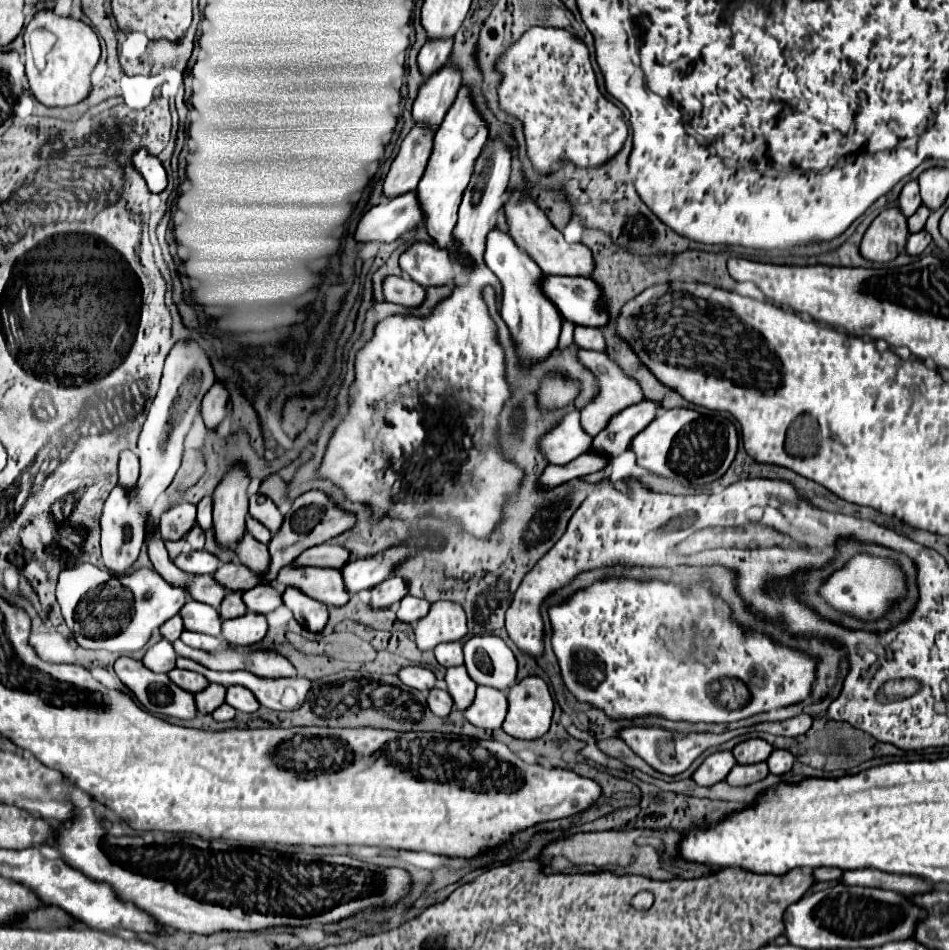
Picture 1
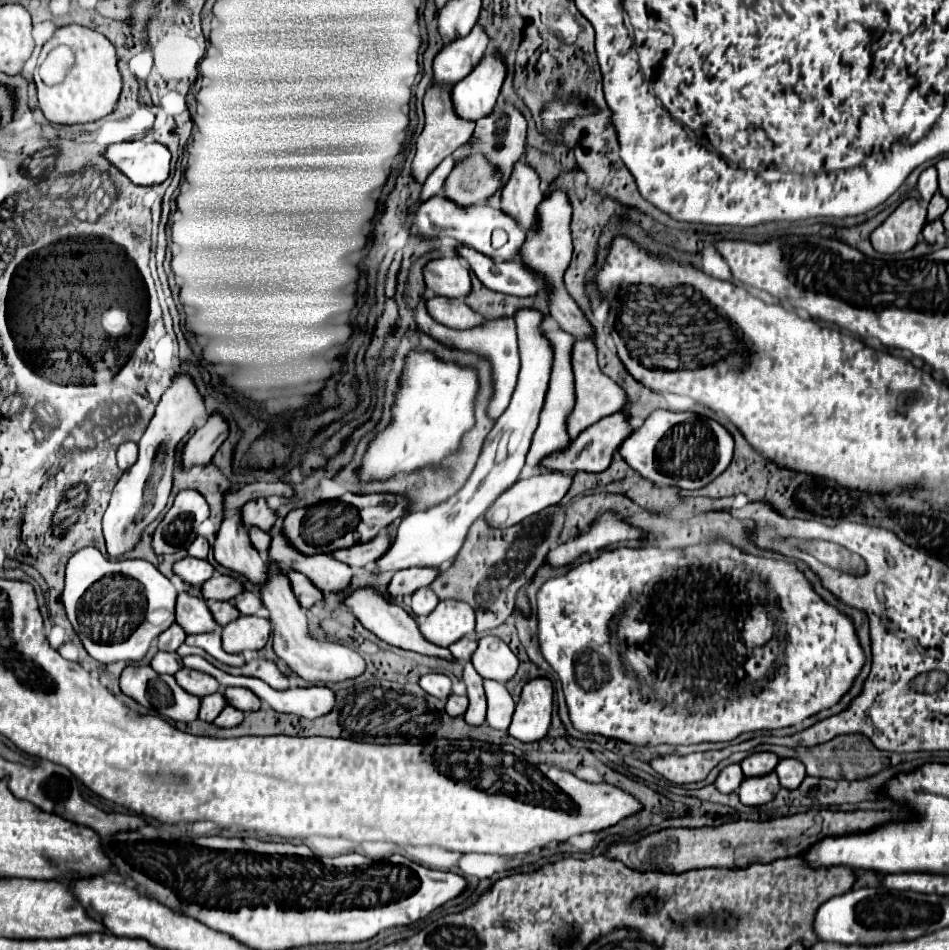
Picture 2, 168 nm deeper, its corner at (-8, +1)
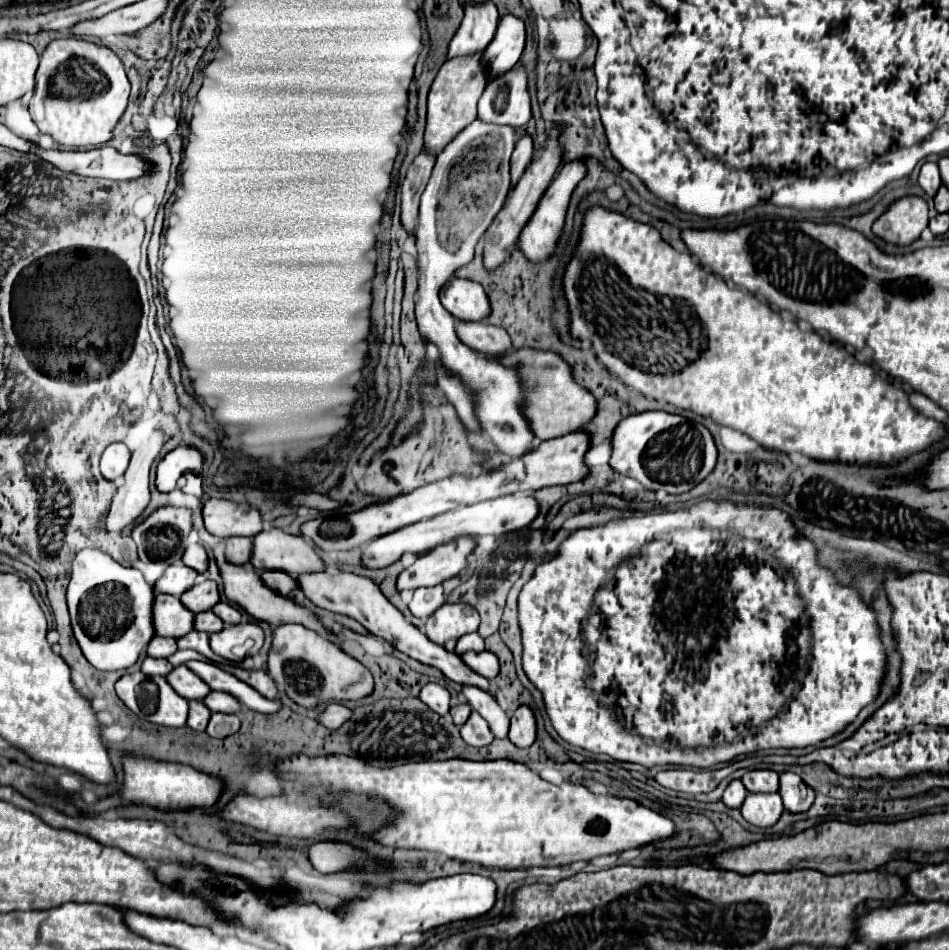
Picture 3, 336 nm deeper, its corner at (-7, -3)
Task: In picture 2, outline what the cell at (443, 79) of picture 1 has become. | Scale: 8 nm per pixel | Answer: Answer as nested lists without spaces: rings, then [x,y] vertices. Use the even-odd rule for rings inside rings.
[[[476,25],[466,37],[446,43],[434,57],[434,83],[462,81],[486,53],[488,41],[486,29]]]

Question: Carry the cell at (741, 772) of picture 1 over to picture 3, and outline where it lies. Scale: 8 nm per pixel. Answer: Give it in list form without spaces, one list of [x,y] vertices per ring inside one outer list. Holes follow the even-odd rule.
[[[779,793],[773,795],[747,795],[741,805],[741,815],[755,827],[771,827],[783,811]]]

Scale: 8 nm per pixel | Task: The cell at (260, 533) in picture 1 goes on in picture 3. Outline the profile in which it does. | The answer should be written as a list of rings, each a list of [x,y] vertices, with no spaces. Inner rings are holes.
[[[229,537],[225,557],[231,563],[247,563],[249,555],[253,555],[253,539],[251,537]]]

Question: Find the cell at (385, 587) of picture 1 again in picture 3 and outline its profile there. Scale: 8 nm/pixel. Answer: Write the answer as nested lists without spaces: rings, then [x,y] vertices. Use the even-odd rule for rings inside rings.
[[[461,537],[417,557],[417,561],[399,575],[397,589],[413,591],[419,587],[433,587],[449,577],[455,577],[465,569],[465,559],[473,551],[473,545],[473,539]]]

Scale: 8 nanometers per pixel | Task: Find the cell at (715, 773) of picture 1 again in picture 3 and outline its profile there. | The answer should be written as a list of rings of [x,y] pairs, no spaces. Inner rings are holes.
[[[735,779],[735,781],[731,781],[731,783],[727,785],[727,789],[725,789],[725,793],[723,793],[723,803],[725,803],[727,807],[741,807],[741,803],[745,801],[745,797],[747,797],[745,785],[743,785],[739,779]]]

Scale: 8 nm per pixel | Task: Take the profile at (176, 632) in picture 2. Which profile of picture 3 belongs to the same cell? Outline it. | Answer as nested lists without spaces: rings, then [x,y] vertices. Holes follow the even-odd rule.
[[[155,635],[149,643],[149,649],[147,649],[147,655],[149,657],[169,657],[177,651],[177,641],[171,639],[171,637],[159,637]]]

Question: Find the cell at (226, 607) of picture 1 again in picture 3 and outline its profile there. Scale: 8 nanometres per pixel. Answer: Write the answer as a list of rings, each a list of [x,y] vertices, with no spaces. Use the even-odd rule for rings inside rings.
[[[203,611],[203,613],[195,615],[195,629],[211,635],[211,633],[217,633],[223,629],[223,621],[213,611]]]

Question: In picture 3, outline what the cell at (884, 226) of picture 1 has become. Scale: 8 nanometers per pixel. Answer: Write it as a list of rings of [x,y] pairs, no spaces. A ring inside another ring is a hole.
[[[903,197],[895,201],[873,225],[873,235],[891,245],[911,245],[927,227],[929,207],[921,197]]]

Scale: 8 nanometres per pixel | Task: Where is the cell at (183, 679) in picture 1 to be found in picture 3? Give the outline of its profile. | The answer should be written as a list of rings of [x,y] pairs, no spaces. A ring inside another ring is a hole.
[[[185,665],[175,667],[169,675],[167,675],[169,685],[185,699],[205,699],[205,695],[209,695],[209,687],[205,687],[205,683],[201,683],[201,677],[193,675],[193,671],[189,671]]]

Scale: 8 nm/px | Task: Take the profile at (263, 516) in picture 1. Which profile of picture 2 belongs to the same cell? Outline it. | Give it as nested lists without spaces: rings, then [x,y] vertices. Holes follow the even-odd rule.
[[[266,499],[248,501],[248,503],[240,509],[240,515],[242,515],[244,527],[258,527],[258,529],[262,529],[262,531],[268,531],[268,529],[274,525],[274,521],[276,521],[276,513],[268,509]]]

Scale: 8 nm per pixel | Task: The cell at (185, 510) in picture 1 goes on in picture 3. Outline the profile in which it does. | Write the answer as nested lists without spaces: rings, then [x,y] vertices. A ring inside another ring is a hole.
[[[161,507],[151,513],[141,525],[133,529],[141,561],[179,563],[185,539],[193,529],[191,509],[187,507]]]

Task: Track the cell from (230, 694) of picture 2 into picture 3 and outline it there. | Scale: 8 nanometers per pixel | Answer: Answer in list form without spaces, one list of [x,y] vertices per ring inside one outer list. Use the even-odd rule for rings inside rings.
[[[211,691],[203,701],[211,711],[219,711],[219,713],[237,713],[243,709],[243,705],[237,703],[237,699],[233,699],[233,695],[229,693]]]

